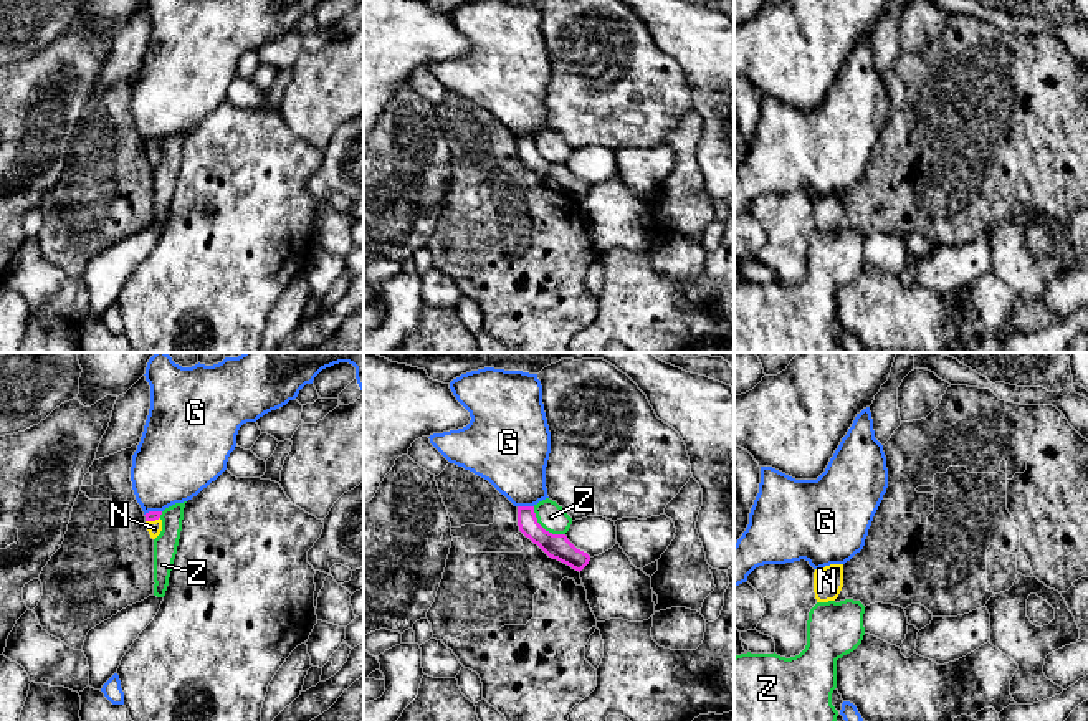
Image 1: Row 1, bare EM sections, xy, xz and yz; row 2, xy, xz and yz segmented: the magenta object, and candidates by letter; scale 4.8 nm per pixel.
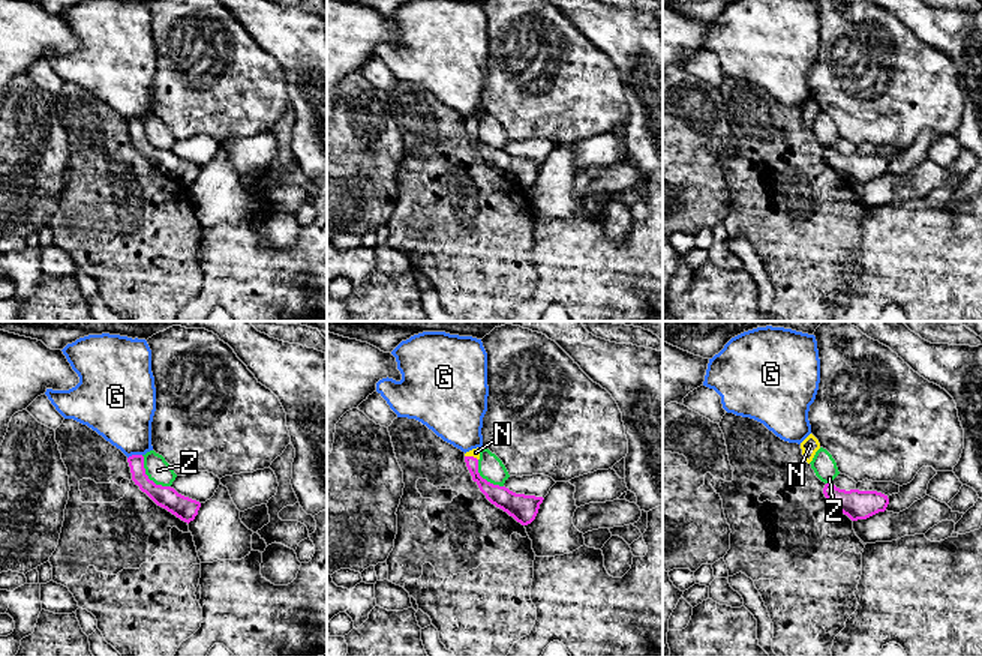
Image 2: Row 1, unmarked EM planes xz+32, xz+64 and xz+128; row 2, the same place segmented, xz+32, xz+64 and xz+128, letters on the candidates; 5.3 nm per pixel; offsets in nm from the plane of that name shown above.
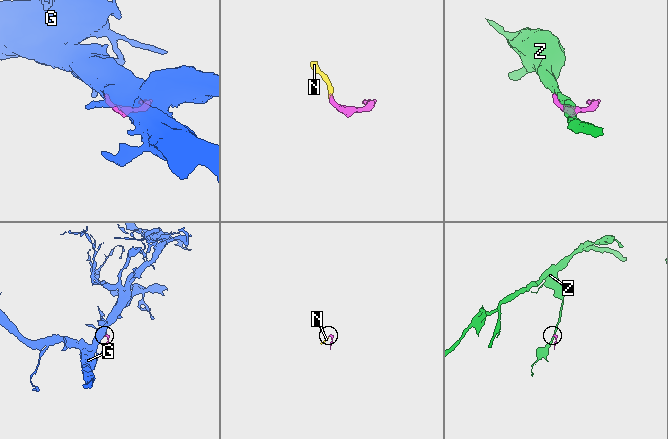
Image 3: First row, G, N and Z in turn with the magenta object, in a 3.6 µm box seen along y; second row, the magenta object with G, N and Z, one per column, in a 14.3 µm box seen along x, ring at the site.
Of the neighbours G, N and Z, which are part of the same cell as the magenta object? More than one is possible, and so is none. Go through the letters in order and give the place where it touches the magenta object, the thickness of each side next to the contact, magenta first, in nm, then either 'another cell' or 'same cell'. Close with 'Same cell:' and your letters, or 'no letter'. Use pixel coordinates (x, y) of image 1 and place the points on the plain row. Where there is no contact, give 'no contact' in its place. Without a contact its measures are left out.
G: contact xz (526, 136); calibres 120 and 340 nm; another cell
N: contact xy (152, 149); calibres 50 and 70 nm; same cell
Z: contact xz (543, 158); calibres 120 and 140 nm; another cell
Same cell: N

